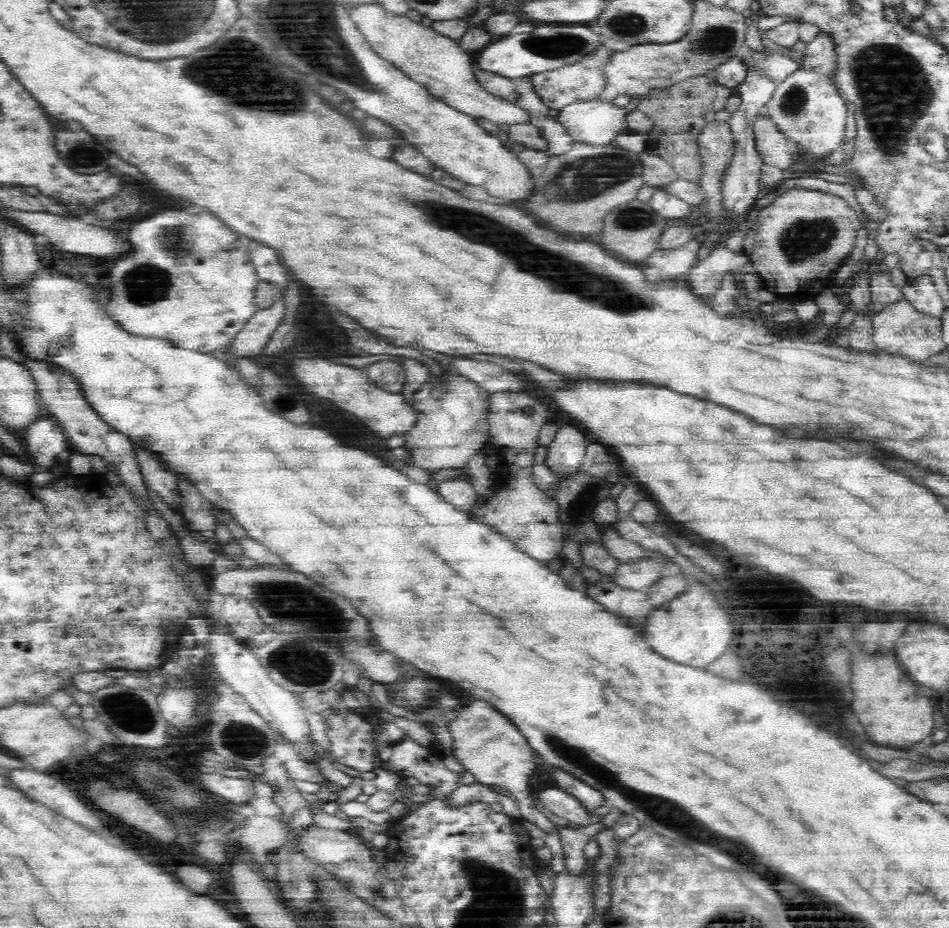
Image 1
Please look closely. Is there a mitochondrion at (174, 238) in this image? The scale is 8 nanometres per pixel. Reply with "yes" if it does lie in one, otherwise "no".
yes

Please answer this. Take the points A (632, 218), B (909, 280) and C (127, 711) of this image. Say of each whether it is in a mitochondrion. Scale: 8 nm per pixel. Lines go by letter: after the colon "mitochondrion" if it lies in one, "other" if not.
A: mitochondrion
B: other
C: mitochondrion

